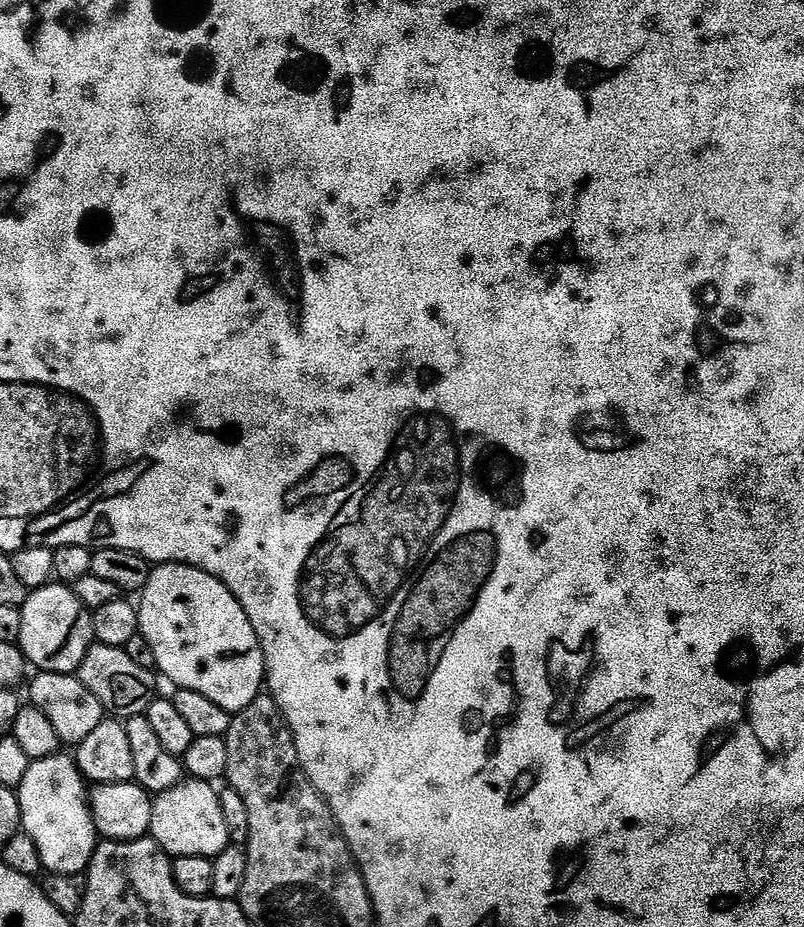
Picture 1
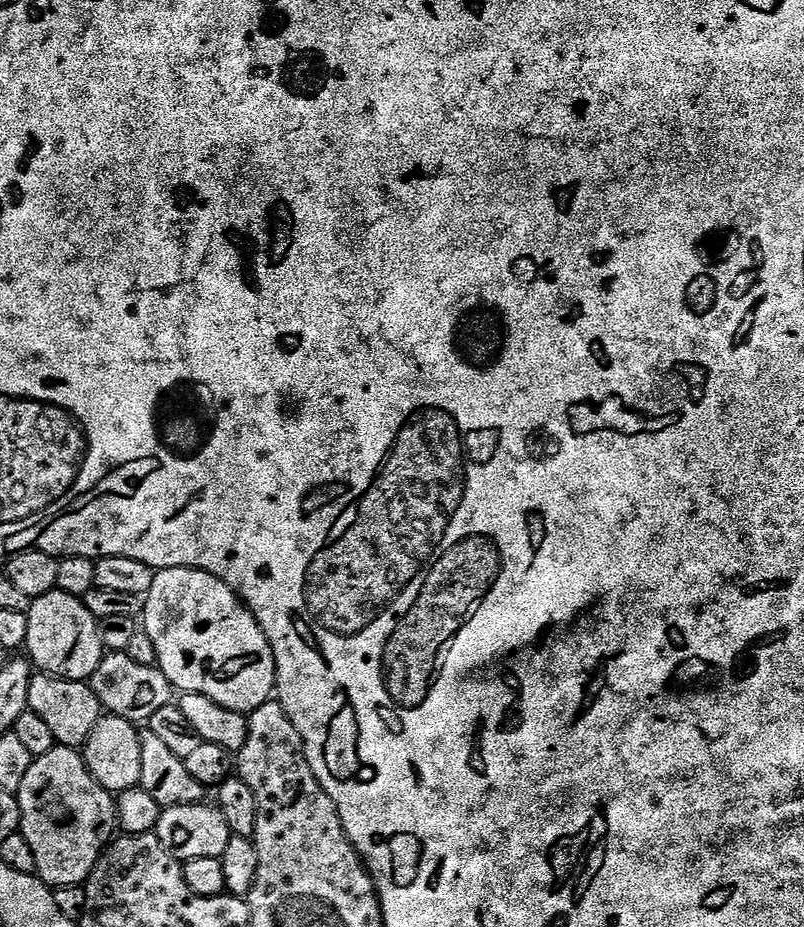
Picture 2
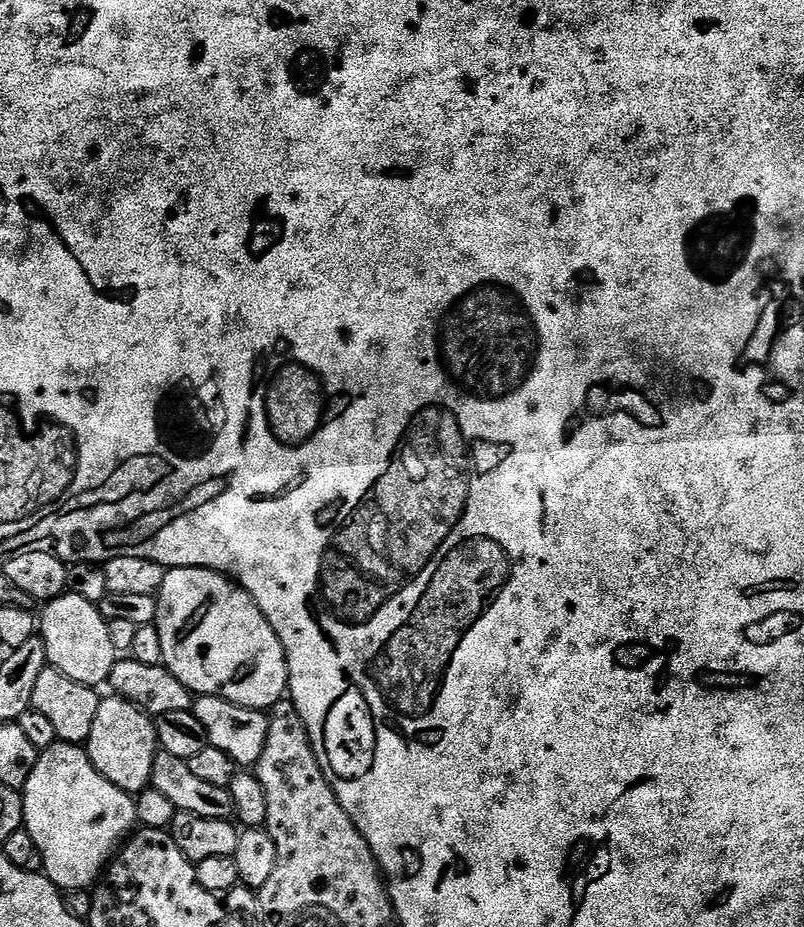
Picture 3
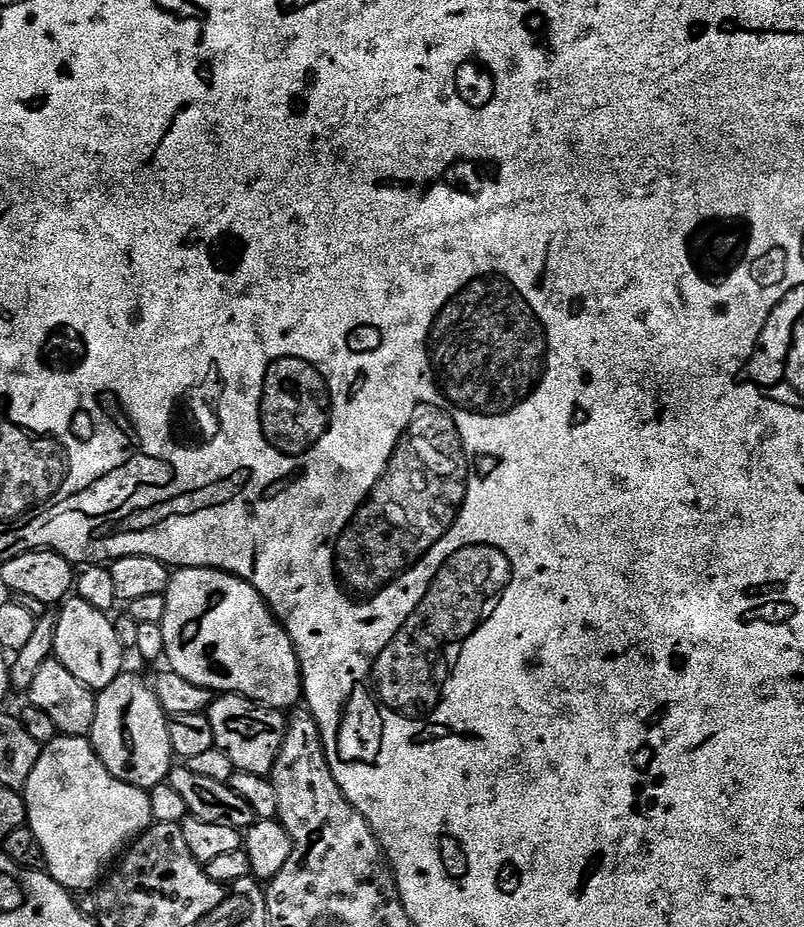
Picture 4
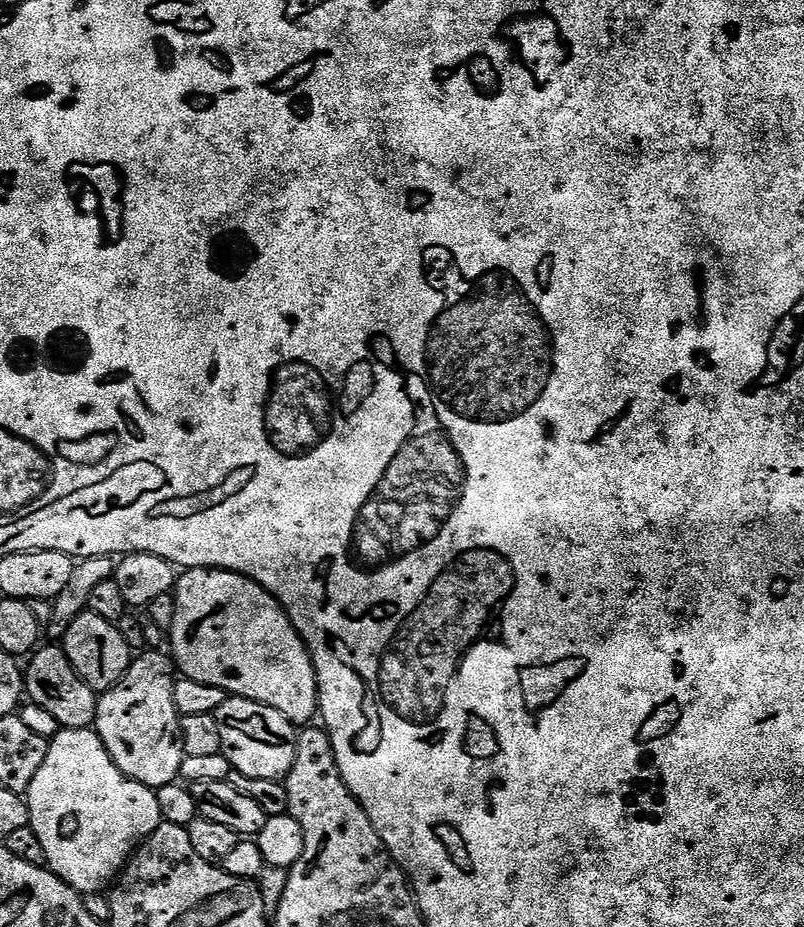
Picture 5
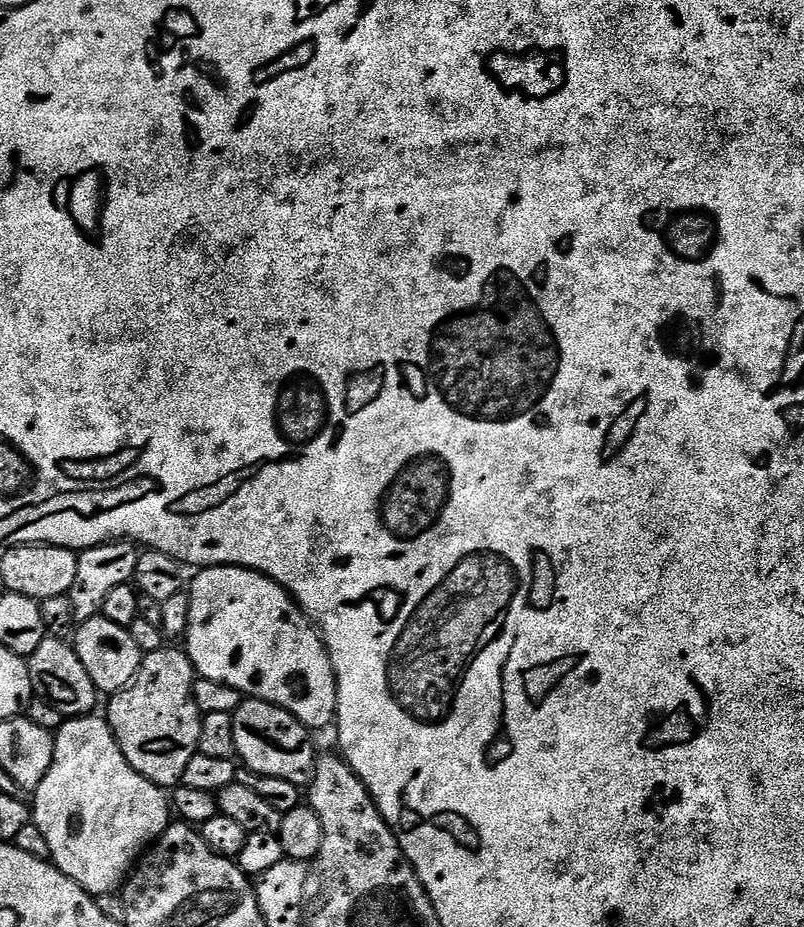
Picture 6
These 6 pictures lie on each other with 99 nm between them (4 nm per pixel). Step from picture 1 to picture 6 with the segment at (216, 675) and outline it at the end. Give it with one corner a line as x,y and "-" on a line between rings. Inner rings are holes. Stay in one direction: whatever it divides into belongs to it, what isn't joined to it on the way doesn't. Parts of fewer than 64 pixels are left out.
204,566
192,580
188,592
190,622
186,651
201,680
222,682
245,697
265,700
285,708
309,730
324,728
336,719
336,675
324,639
278,582
263,572
235,566

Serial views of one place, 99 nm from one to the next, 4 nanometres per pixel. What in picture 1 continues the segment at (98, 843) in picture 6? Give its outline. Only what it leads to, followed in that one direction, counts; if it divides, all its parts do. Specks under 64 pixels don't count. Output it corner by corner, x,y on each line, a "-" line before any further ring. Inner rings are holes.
57,754
29,763
26,778
22,778
18,789
20,827
23,835
28,836
38,848
40,867
45,873
76,878
87,873
98,843
98,833
92,821
86,781
80,775
75,759
64,755

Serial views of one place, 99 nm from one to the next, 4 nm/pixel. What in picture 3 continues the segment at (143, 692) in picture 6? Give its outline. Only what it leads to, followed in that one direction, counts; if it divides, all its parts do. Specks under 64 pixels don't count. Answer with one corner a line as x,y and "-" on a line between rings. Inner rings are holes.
105,695
98,706
98,714
86,742
86,751
94,770
98,770
102,778
114,782
114,786
118,786
123,792
143,792
151,785
151,771
154,770
158,751
153,717
143,712
137,704
123,700
121,696

